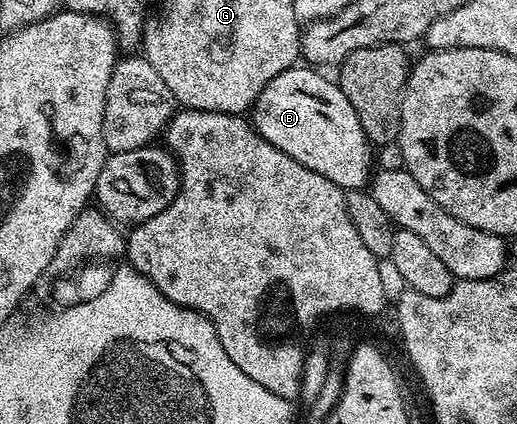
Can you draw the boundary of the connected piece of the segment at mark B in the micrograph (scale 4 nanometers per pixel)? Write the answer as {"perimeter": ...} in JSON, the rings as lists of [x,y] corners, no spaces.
{"perimeter":[[[295,64],[290,70],[279,72],[251,107],[251,121],[275,148],[287,152],[291,160],[299,160],[303,168],[327,176],[331,184],[342,190],[363,190],[370,185],[375,154],[351,100],[343,96],[340,85],[324,78],[320,69],[309,64]]]}

